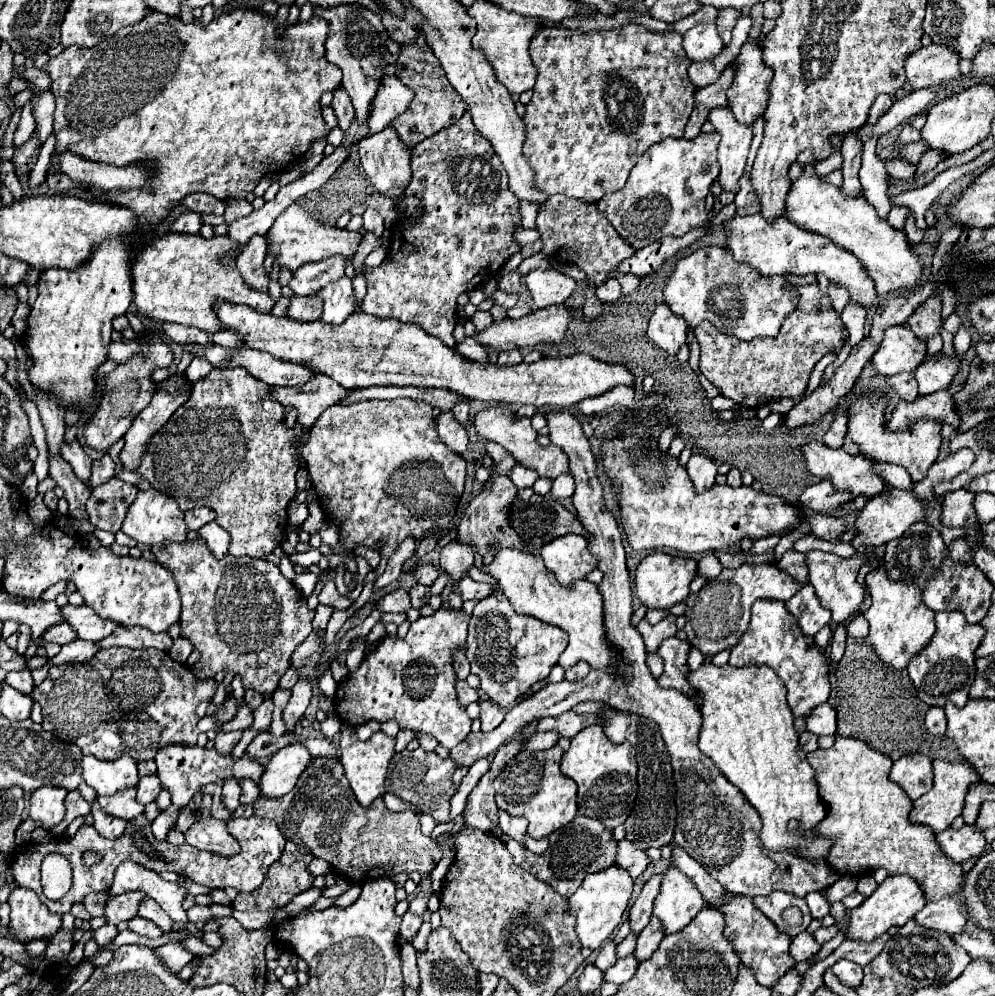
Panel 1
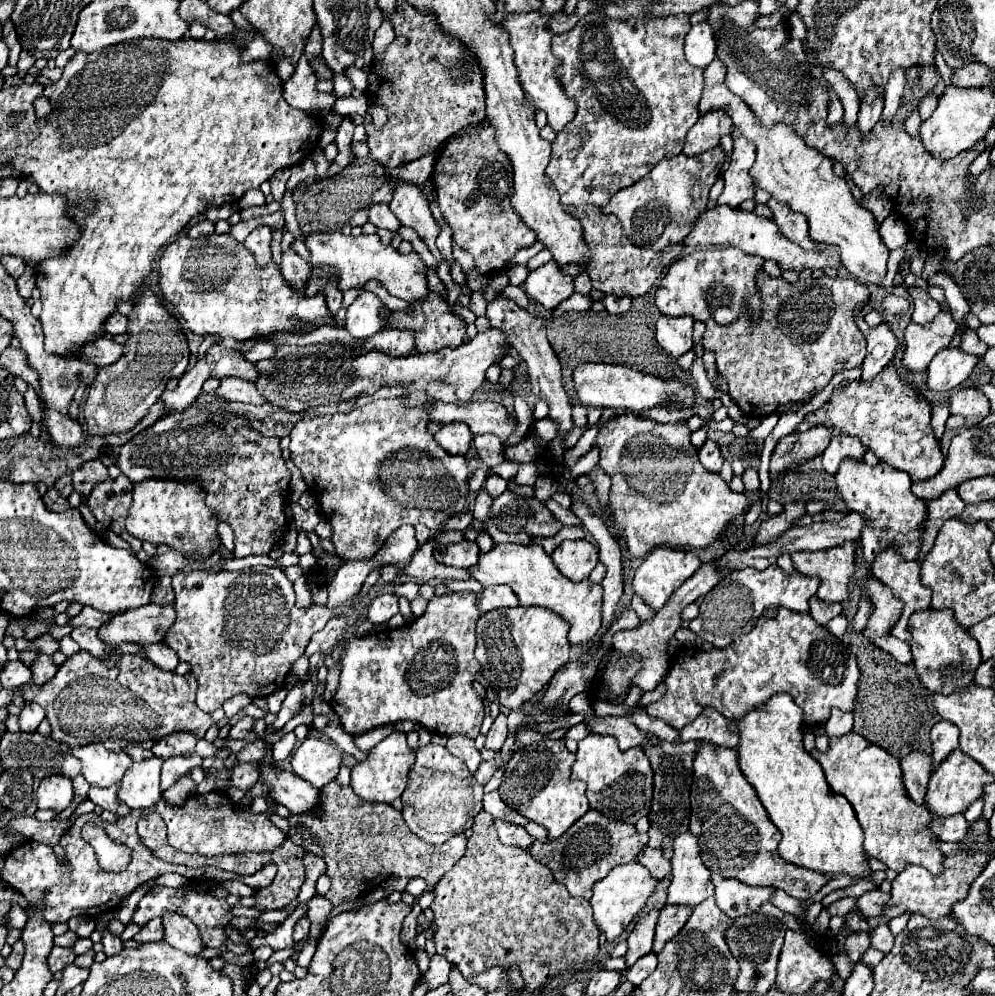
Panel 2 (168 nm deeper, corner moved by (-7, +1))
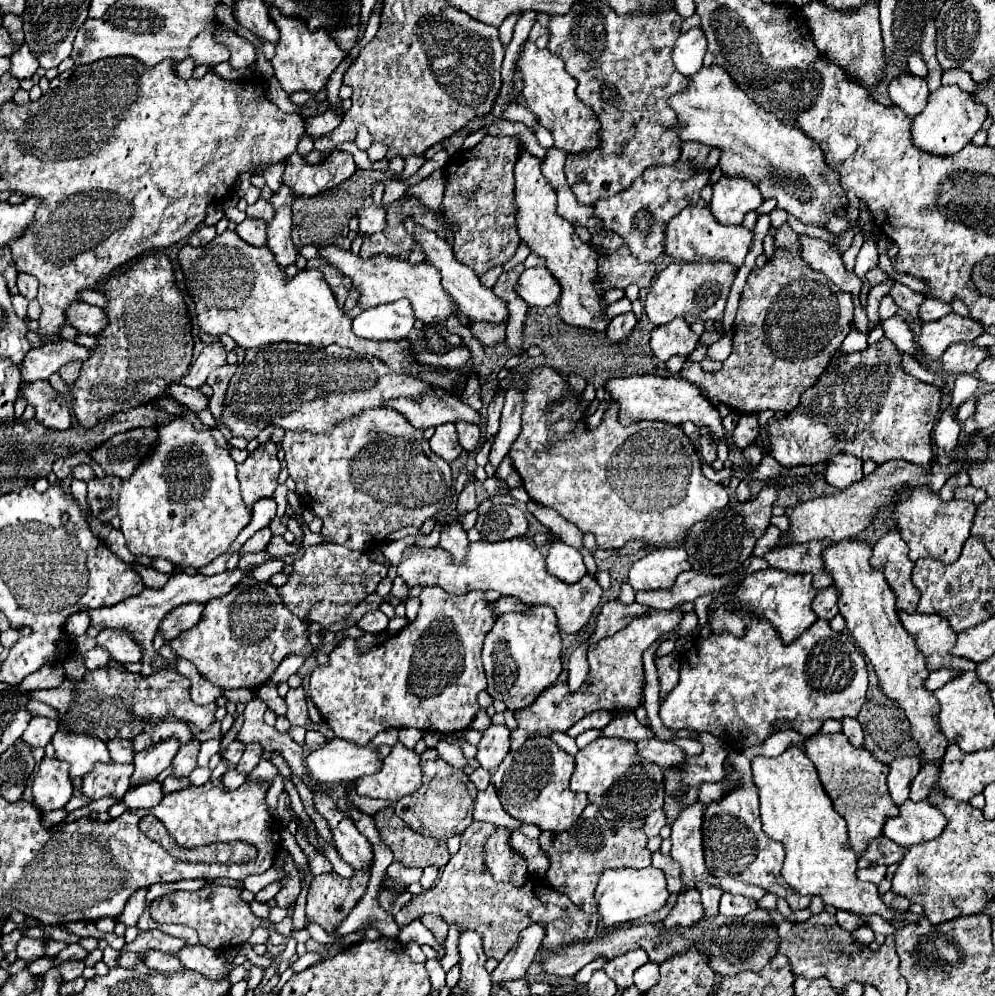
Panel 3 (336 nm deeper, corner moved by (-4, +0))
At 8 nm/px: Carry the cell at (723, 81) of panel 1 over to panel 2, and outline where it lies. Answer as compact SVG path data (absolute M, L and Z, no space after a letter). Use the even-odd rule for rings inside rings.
M711 111L689 129L683 153L685 155L699 155L703 151L709 151L711 147L719 145L719 139L725 135L731 135L731 119L723 111Z

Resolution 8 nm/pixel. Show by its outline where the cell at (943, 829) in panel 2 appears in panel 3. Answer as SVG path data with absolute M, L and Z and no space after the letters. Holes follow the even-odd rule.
M928 798L920 802L906 800L900 806L900 816L890 818L884 824L884 836L900 846L920 844L922 840L934 840L948 826L946 816Z

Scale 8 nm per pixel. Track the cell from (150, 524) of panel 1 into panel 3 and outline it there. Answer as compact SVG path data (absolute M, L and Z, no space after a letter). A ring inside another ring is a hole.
M178 418L170 424L158 426L160 440L154 448L154 454L136 468L130 480L122 482L118 498L118 516L122 520L122 534L126 538L128 550L138 556L164 558L178 566L202 568L236 540L240 530L252 520L250 510L244 508L240 498L240 484L236 478L236 462L230 458L228 450L222 448L208 430L196 432L186 418Z

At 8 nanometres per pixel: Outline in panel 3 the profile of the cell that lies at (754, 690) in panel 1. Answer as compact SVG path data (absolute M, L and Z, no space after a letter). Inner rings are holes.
M790 746L778 758L756 756L752 760L754 784L760 794L760 820L764 832L780 840L786 848L782 878L800 894L820 896L824 904L844 908L862 918L878 914L888 922L904 914L888 910L878 896L876 884L862 882L856 876L856 854L848 844L846 820L834 810L832 800L818 780L814 764L796 746Z

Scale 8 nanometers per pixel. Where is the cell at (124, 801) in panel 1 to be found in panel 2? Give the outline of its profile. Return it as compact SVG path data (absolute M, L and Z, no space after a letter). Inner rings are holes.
M157 757L131 763L131 771L123 775L119 799L131 809L149 809L161 799L159 771L163 761Z

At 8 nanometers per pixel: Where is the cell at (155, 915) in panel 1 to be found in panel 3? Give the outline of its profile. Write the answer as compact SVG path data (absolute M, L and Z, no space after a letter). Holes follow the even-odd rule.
M188 944L176 956L180 958L180 962L186 968L204 972L204 976L226 976L228 974L224 954L216 952L216 950L210 950L202 944L196 944L196 946Z

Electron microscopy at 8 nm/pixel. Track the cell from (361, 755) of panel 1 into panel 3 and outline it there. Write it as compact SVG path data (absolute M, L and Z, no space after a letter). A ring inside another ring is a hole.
M398 742L382 760L380 770L376 774L362 776L356 780L356 792L358 796L396 802L422 786L420 776L422 774L418 754Z

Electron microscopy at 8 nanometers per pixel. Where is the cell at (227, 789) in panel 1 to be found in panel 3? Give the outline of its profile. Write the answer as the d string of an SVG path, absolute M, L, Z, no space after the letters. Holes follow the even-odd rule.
M248 744L244 756L236 764L236 770L244 772L244 774L250 774L256 768L256 764L260 762L260 758L262 758L262 748L258 744Z

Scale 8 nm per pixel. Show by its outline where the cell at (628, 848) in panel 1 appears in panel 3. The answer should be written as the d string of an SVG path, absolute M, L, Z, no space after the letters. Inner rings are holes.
M654 852L654 854L652 854L652 866L660 868L660 870L666 874L668 890L680 894L680 864L676 864L676 862L672 860L672 856Z

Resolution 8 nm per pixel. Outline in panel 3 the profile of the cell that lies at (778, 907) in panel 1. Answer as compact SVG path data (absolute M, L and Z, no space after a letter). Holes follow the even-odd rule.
M724 892L720 898L720 914L722 916L746 916L748 912L752 912L752 908L756 908L756 902L752 898L746 896L734 896L730 892Z

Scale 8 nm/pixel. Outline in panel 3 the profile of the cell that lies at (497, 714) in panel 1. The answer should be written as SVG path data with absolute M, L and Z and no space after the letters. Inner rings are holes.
M492 724L482 734L476 760L480 762L482 768L494 770L508 754L508 746L510 746L510 730L506 728L506 724Z

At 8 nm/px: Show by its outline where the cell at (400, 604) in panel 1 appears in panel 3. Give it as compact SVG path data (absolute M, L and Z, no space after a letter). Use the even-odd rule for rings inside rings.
M374 610L374 612L364 614L364 616L360 618L358 626L360 626L364 632L380 634L380 632L384 632L384 630L386 630L386 626L388 626L388 618L386 618L386 614L384 614L384 612Z

